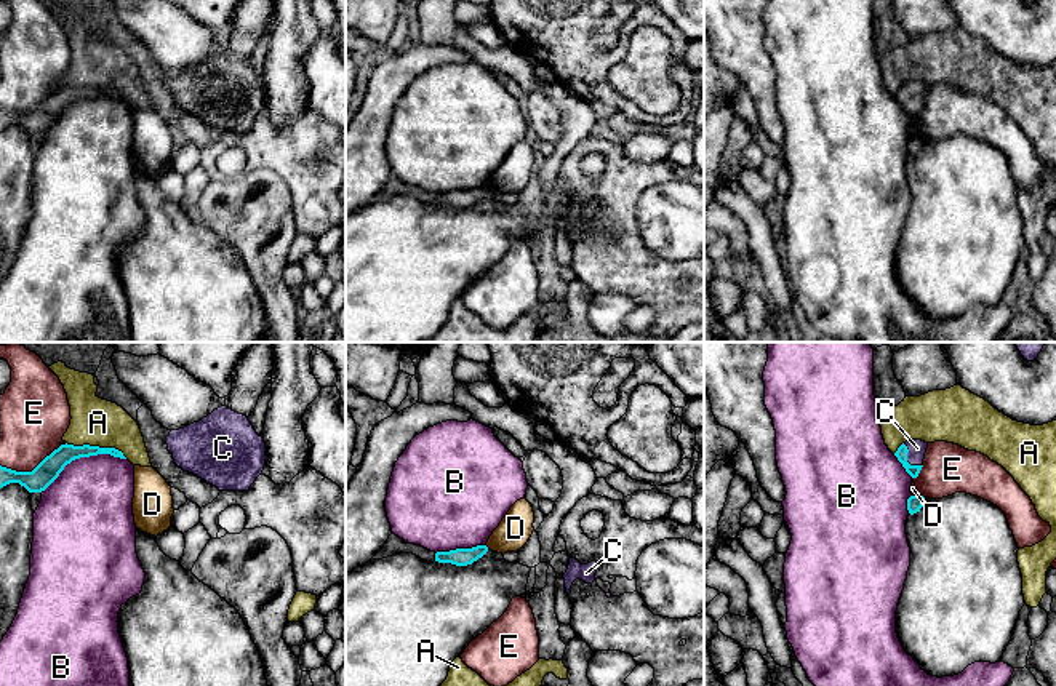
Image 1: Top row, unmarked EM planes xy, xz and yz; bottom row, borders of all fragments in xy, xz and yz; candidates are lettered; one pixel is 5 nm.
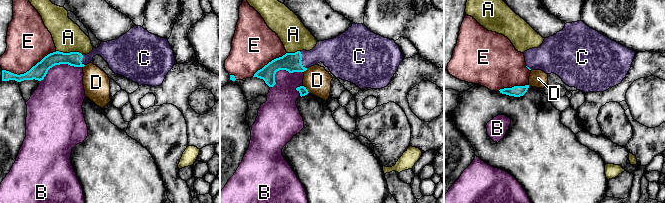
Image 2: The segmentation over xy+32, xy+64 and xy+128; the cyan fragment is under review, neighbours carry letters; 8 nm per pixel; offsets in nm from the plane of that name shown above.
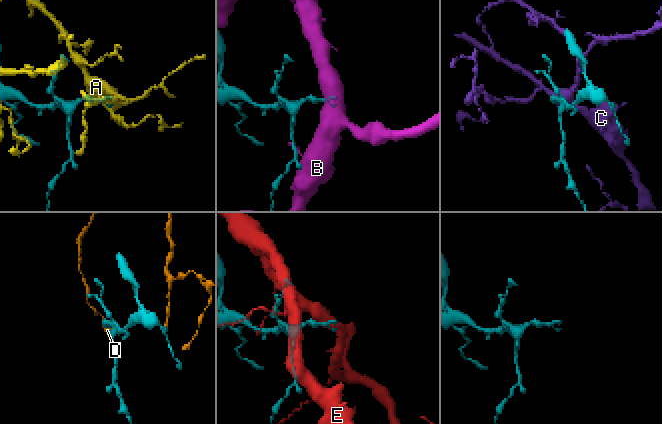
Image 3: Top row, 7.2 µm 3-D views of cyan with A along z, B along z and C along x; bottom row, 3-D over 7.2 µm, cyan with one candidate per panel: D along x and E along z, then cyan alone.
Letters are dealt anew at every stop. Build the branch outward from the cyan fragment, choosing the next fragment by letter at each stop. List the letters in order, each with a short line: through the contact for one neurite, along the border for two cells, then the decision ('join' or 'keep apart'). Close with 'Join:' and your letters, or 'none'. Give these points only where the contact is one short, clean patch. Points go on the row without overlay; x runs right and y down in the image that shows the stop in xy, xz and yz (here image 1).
A: keep apart
B: keep apart
C: line yz (901, 95), (906, 101), (917, 90); join
D: line yz (917, 135), (912, 138); keep apart
E: keep apart
Join: C

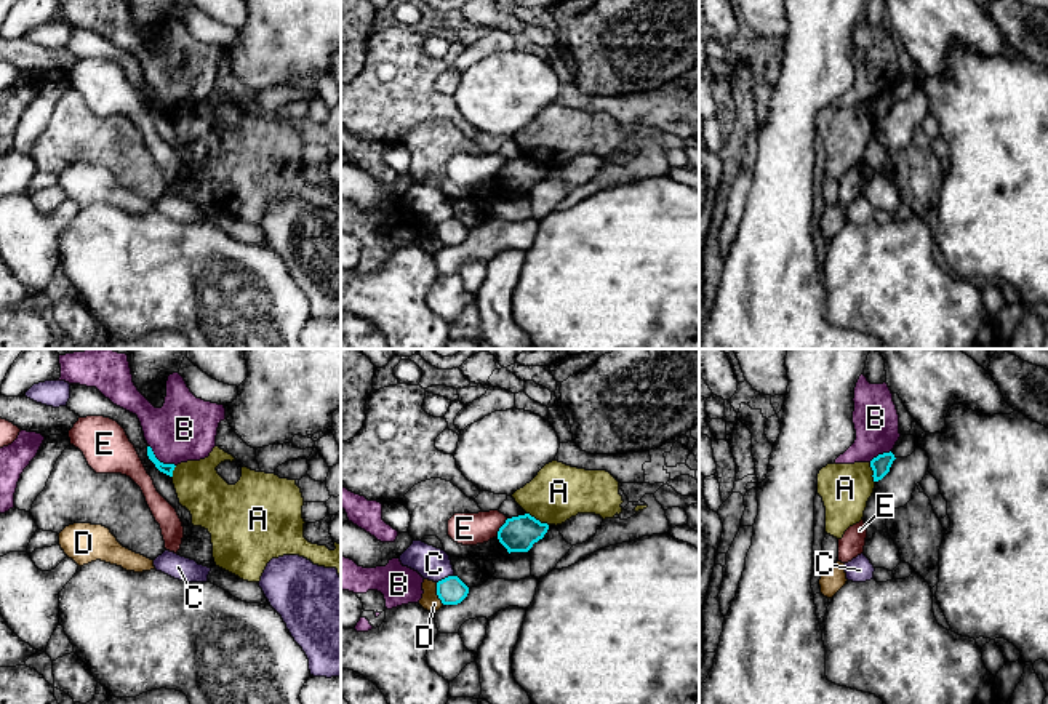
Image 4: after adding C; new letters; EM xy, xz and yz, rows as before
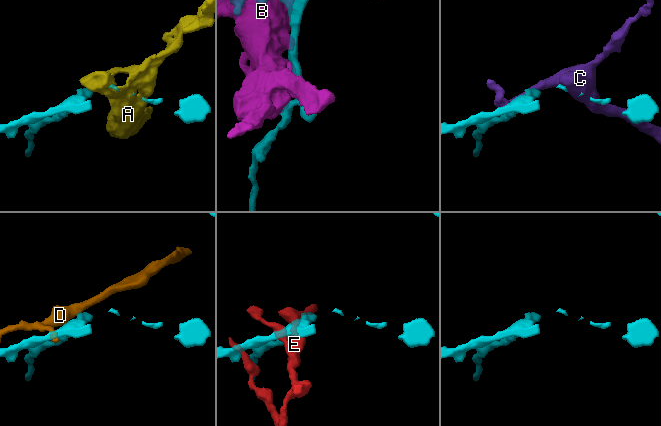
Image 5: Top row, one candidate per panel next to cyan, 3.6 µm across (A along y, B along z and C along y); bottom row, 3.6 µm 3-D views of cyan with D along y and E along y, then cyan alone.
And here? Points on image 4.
A: line xz (527, 154), (548, 167); keep apart
B: keep apart
C: line xz (453, 216), (437, 224); keep apart
D: line xz (436, 224), (436, 234), (444, 245); keep apart
E: keep apart
Join: none

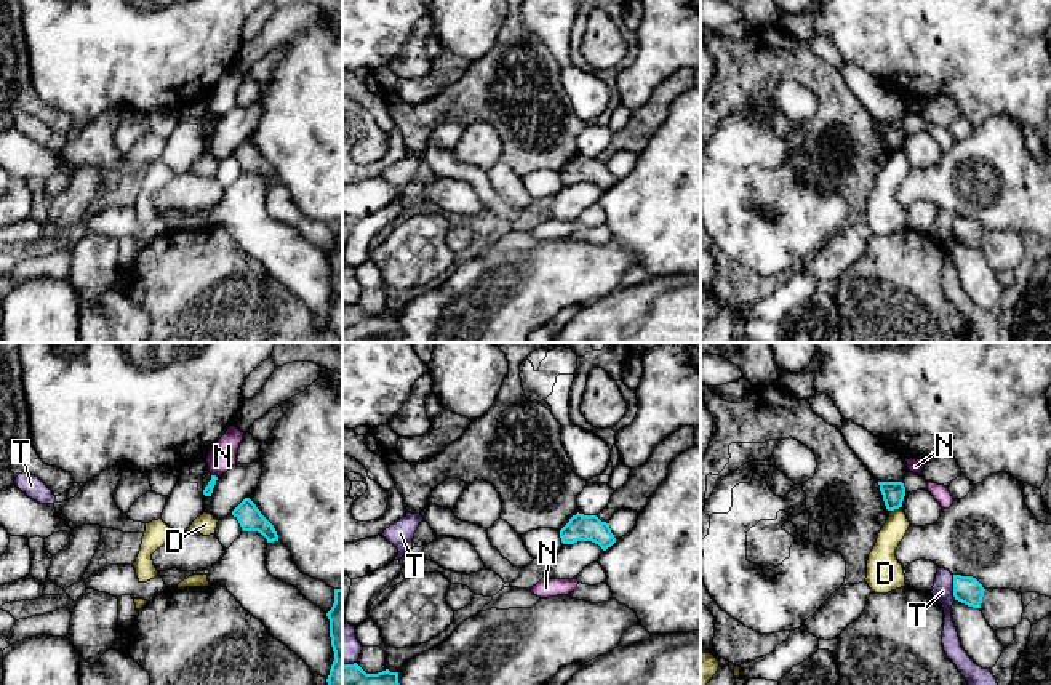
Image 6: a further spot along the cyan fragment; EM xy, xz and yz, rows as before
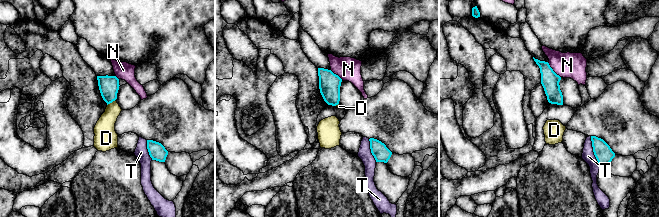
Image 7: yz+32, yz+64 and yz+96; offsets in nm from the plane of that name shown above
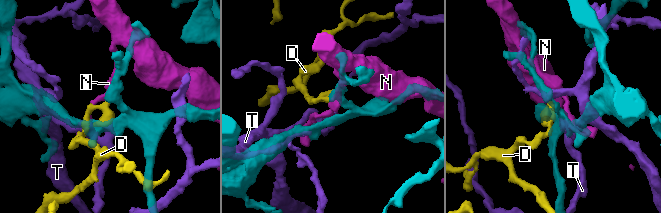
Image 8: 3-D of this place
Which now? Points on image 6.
D: line yz (898, 149), (891, 152); keep apart
N: keep apart
T: keep apart
Join: none

